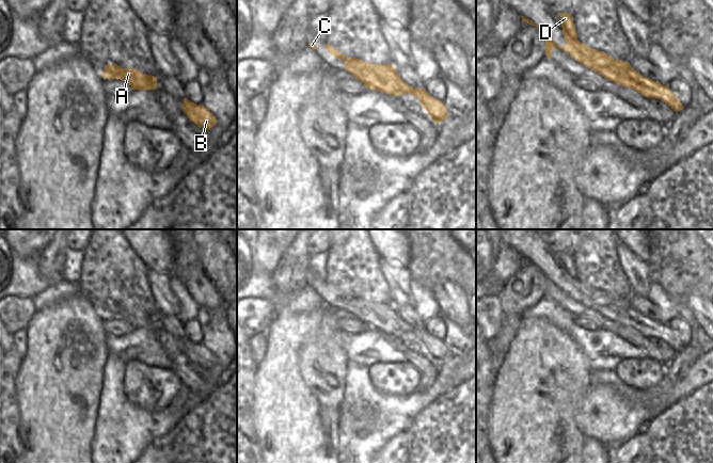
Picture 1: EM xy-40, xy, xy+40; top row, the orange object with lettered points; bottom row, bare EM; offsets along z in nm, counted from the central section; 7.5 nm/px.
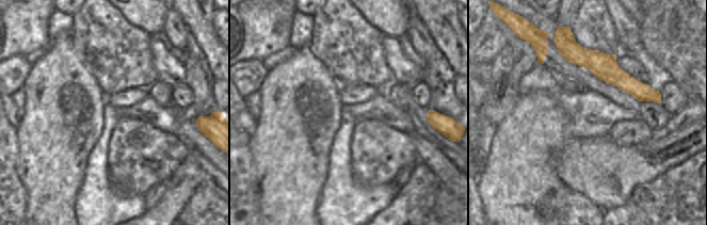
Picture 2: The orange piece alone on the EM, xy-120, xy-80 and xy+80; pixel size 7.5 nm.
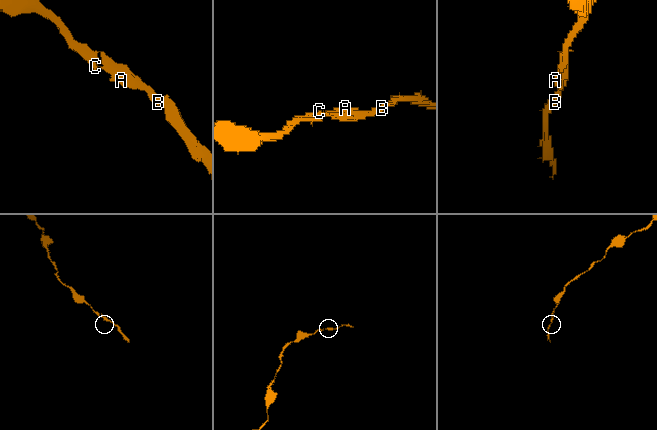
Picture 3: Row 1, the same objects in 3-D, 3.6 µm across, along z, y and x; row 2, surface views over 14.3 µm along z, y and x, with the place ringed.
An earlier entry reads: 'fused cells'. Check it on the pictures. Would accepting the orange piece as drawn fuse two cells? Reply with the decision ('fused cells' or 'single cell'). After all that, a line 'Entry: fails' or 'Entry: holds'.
fused cells
Entry: holds

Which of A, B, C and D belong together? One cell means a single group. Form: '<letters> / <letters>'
A B D / C

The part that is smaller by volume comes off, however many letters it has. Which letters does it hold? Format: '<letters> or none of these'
A, B, D

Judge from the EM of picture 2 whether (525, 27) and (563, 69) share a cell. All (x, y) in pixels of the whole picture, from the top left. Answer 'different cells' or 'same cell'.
same cell

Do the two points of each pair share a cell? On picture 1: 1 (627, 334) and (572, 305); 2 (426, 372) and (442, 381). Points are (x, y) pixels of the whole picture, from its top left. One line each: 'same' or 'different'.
1: same
2: different

